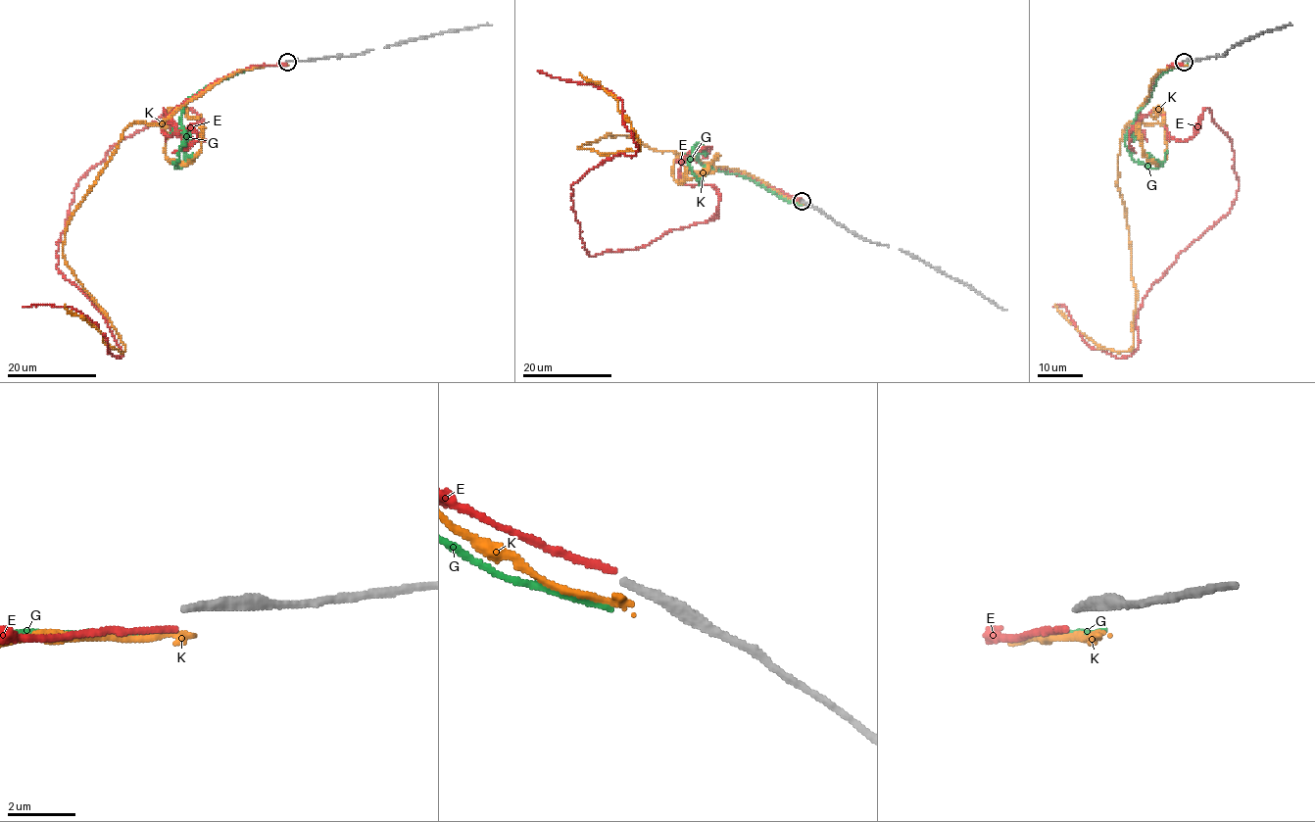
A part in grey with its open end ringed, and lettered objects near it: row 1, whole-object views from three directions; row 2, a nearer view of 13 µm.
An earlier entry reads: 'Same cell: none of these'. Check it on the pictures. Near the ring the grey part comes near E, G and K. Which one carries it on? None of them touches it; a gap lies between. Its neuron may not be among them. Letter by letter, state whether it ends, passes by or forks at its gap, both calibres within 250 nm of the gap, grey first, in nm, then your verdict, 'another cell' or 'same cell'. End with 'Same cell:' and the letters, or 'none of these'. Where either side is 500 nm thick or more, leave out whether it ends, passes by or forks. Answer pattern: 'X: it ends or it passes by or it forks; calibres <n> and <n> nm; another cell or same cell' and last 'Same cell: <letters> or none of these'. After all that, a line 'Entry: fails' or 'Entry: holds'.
E: it ends; calibres 240 and 180 nm; another cell
G: it ends; calibres 240 and 180 nm; another cell
K: it ends; calibres 240 and 240 nm; another cell
Same cell: none of these
Entry: holds

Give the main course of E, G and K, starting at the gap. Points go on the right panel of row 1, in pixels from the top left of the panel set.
E: (1182, 64), (1139, 113), (1188, 140), (1207, 107), (1231, 139), (1231, 209), (1144, 295), (1130, 355), (1053, 307)
G: (1187, 64), (1164, 72), (1156, 79), (1128, 130), (1125, 146), (1134, 161), (1150, 169), (1159, 163), (1146, 155)
K: (1186, 65), (1155, 75), (1119, 148), (1117, 189), (1136, 289), (1134, 345), (1101, 350), (1054, 305)

